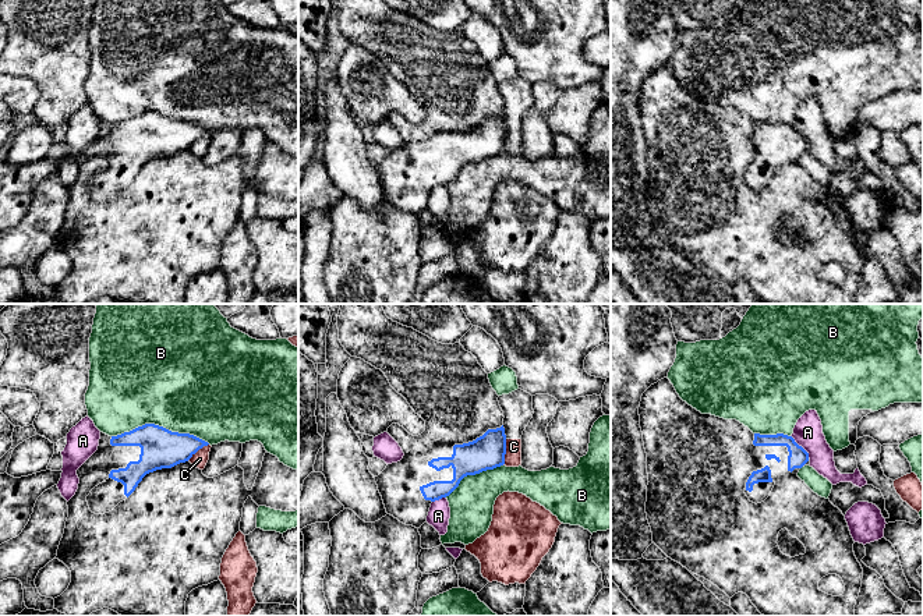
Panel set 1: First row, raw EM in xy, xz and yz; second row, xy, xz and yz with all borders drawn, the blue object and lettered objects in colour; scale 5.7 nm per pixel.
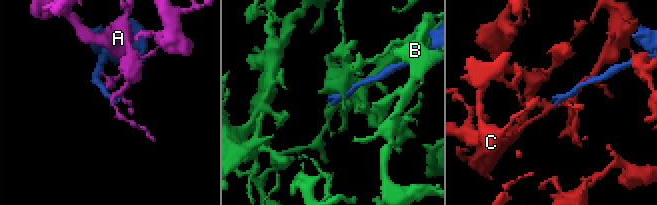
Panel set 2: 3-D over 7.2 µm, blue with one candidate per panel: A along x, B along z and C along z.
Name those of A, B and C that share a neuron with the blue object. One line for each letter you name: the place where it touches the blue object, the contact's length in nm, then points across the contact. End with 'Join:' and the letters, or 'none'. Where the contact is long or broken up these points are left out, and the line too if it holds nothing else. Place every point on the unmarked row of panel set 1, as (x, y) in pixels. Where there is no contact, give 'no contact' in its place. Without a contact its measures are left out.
Join: none

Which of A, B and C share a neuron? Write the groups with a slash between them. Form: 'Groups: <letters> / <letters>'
Groups: A / B / C

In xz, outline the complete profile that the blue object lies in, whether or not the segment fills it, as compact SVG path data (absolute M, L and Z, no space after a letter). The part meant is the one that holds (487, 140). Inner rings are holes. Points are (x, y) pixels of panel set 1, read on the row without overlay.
M339 0L337 1L337 17L339 17L339 28L344 38L351 43L364 47L365 50L371 52L376 57L381 57L385 64L388 66L390 74L402 82L410 95L414 98L425 109L425 118L418 123L410 123L403 114L399 111L392 111L388 116L388 121L399 131L404 144L400 149L388 152L386 156L378 163L374 164L378 173L378 178L382 184L386 201L397 206L400 210L406 213L413 213L420 216L424 210L427 210L427 203L431 195L431 191L439 188L442 185L449 184L460 171L460 169L467 163L475 163L487 157L494 157L505 152L505 142L506 142L506 123L503 116L503 99L498 89L498 82L492 77L488 61L482 57L478 52L477 46L464 38L460 31L455 32L442 32L438 31L428 24L414 18L413 15L403 14L397 10L393 10L386 4L385 0Z

